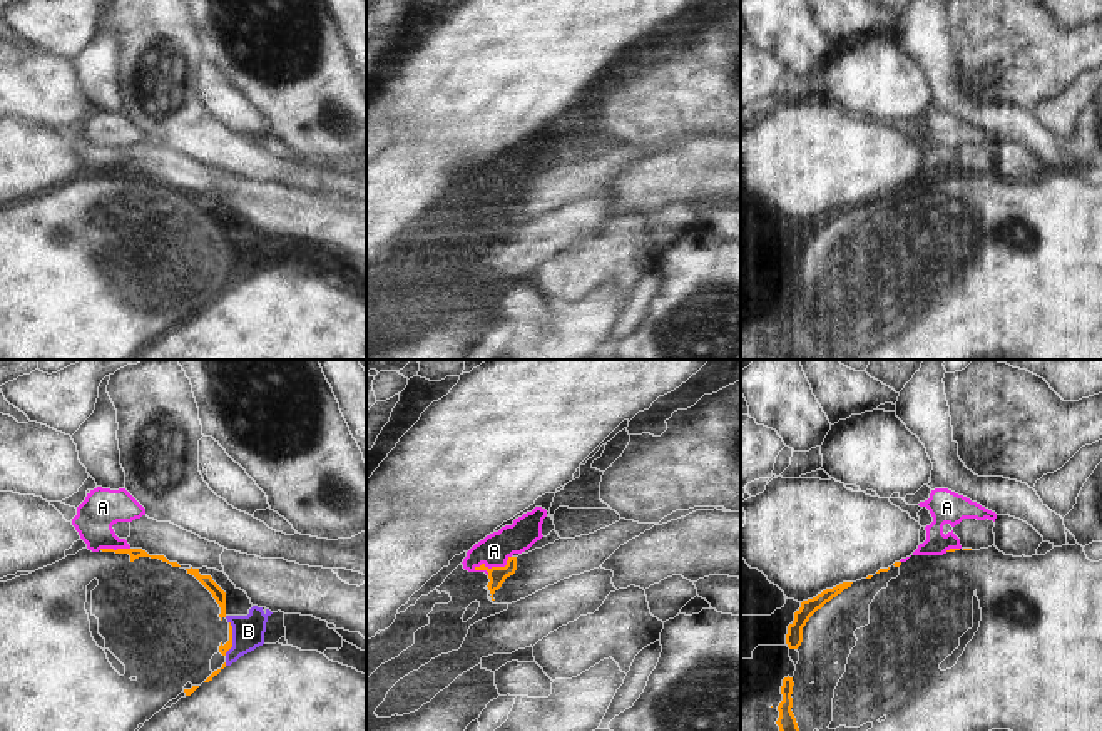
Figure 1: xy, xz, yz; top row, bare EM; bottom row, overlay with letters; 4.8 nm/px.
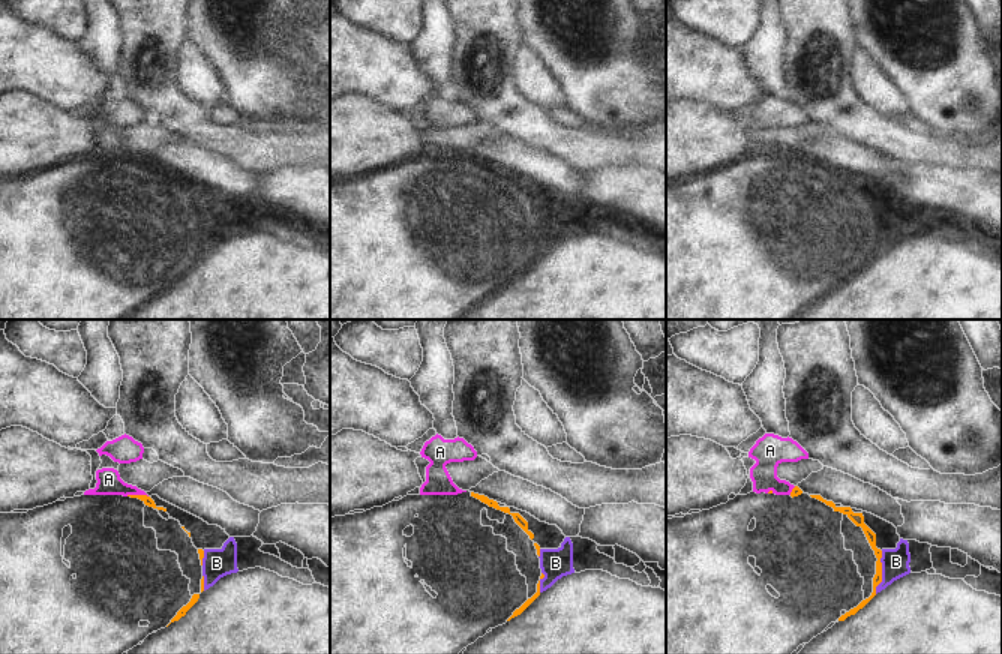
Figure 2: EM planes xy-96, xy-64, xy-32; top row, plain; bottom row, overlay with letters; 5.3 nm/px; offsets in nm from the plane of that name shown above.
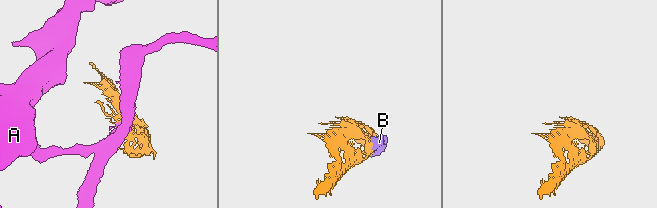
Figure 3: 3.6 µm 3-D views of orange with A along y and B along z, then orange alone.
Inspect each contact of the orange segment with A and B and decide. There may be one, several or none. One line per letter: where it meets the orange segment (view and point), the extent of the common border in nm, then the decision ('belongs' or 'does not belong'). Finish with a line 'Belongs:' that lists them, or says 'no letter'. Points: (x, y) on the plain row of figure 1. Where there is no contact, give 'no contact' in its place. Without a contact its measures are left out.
A: contact xz (494, 193); length 200 nm; does not belong
B: contact xy (231, 263); length 170 nm; does not belong
Belongs: no letter

